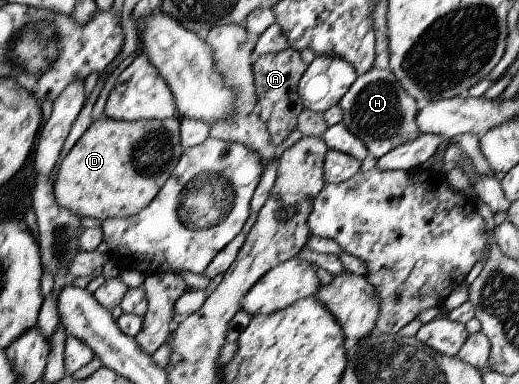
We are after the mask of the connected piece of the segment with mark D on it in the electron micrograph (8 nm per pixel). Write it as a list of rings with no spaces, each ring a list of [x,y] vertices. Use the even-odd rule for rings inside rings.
[[[177,116],[162,121],[120,121],[106,117],[91,123],[61,162],[54,184],[55,200],[80,218],[89,216],[103,222],[133,217],[146,209],[162,190],[181,152]]]

